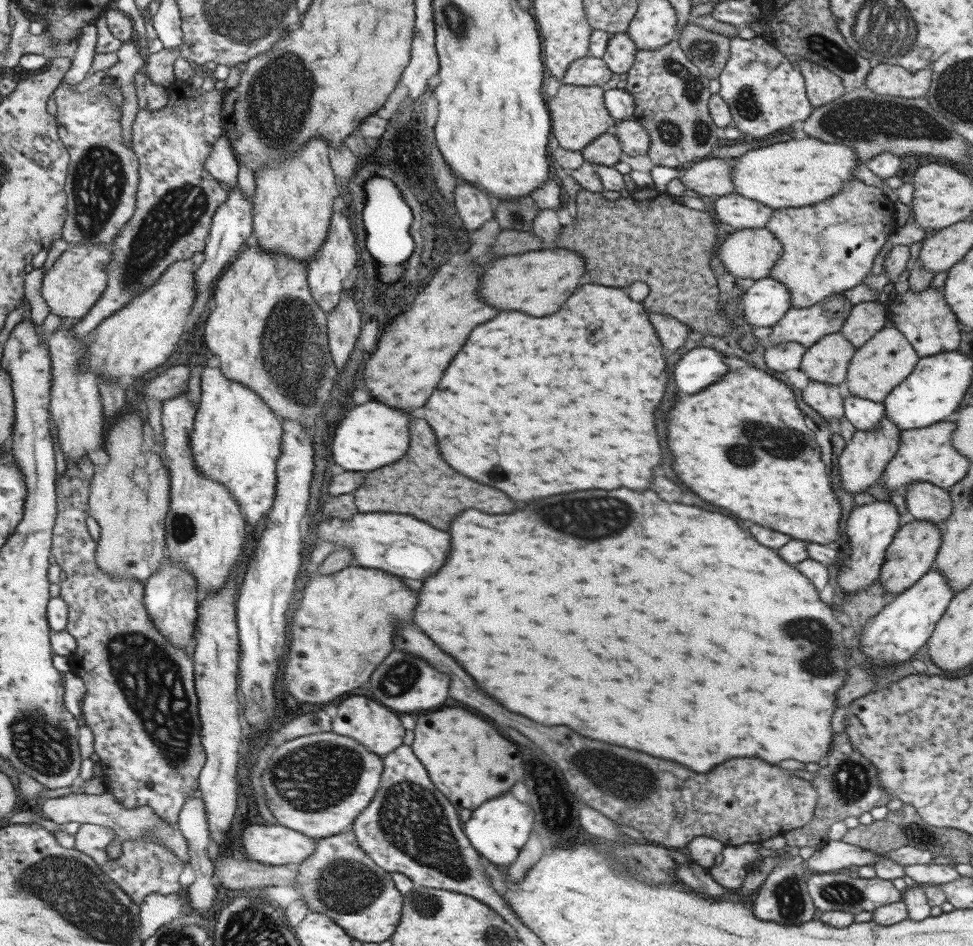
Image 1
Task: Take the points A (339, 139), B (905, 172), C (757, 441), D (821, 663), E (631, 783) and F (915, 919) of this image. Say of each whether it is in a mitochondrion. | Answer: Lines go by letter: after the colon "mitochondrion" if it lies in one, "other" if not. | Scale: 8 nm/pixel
A: other
B: other
C: mitochondrion
D: mitochondrion
E: mitochondrion
F: other

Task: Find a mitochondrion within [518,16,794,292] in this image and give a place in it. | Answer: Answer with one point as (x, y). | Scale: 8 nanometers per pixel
(672, 133)

